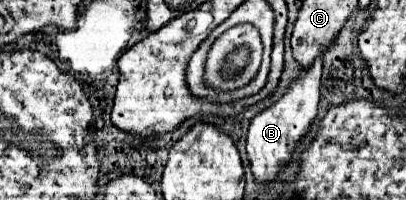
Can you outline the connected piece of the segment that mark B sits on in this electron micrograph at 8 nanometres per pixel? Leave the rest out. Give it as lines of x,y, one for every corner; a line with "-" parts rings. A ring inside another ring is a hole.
317,57
311,67
301,69
299,77
291,81
291,85
277,103
263,109
251,119
247,133
247,155
251,161
251,171
257,181
273,181
275,175
291,159
297,141
309,131
309,125
317,115
319,85
321,85
321,59

